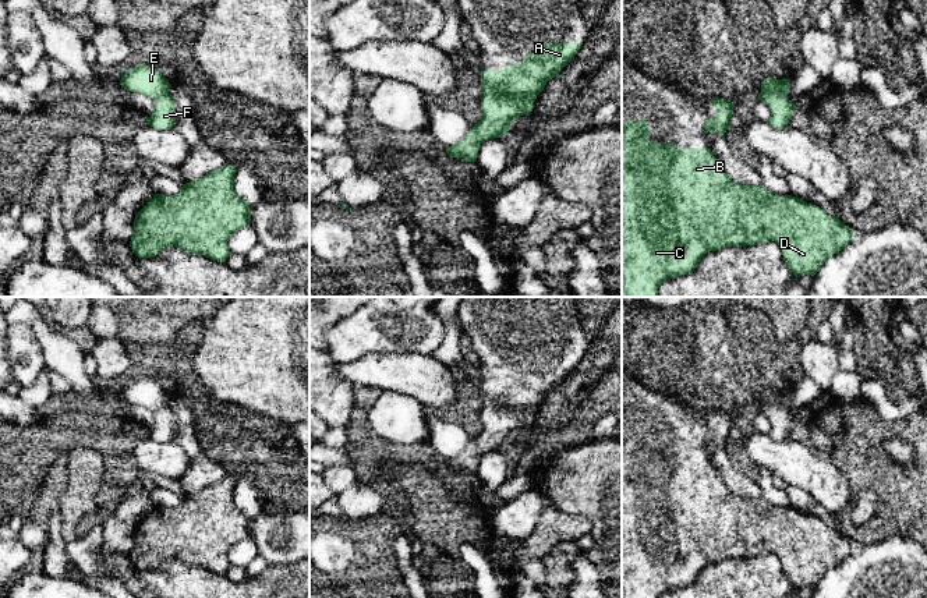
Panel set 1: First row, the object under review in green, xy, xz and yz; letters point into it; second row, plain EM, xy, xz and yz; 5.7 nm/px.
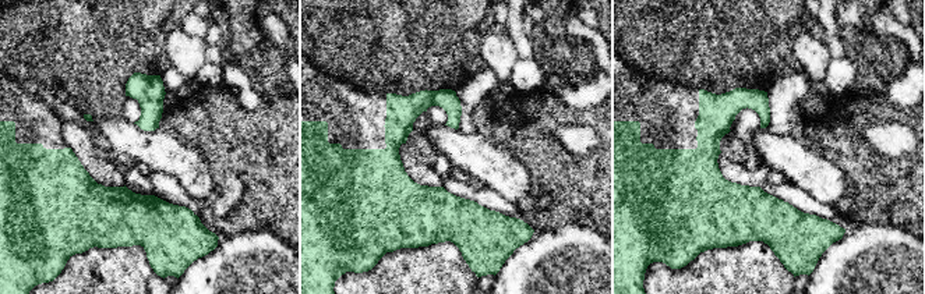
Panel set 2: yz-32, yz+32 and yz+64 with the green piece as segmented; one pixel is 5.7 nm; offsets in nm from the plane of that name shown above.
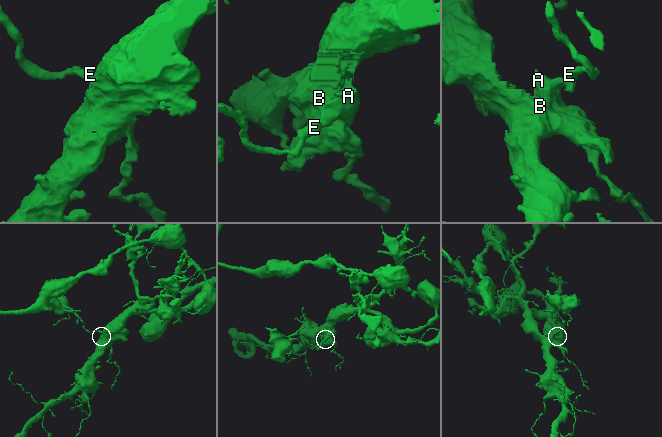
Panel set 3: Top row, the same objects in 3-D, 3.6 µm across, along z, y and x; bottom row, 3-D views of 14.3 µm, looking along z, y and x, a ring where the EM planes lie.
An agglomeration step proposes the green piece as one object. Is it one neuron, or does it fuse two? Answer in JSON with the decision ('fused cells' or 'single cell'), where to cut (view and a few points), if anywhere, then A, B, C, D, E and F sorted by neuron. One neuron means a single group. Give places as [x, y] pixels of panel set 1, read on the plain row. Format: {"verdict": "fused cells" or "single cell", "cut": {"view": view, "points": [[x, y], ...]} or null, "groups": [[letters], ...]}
{"verdict": "fused cells", "cut": {"view": "yz", "points": [[761, 403], [785, 409]]}, "groups": [["A", "B", "C", "D", "F"], ["E"]]}

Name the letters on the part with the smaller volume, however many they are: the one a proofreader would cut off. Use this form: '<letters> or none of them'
E

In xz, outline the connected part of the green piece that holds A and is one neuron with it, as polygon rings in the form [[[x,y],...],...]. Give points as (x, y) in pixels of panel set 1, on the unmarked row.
[[[537,355],[535,365],[503,382],[481,383],[481,432],[475,436],[477,453],[502,450],[514,431],[534,421],[546,394],[559,388],[583,355]]]

